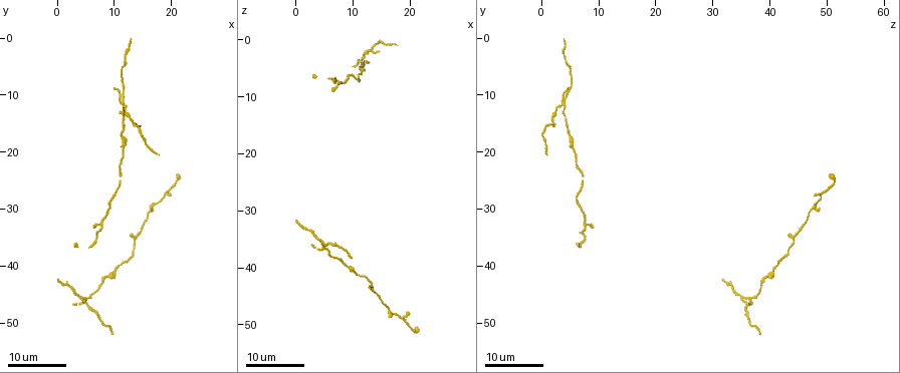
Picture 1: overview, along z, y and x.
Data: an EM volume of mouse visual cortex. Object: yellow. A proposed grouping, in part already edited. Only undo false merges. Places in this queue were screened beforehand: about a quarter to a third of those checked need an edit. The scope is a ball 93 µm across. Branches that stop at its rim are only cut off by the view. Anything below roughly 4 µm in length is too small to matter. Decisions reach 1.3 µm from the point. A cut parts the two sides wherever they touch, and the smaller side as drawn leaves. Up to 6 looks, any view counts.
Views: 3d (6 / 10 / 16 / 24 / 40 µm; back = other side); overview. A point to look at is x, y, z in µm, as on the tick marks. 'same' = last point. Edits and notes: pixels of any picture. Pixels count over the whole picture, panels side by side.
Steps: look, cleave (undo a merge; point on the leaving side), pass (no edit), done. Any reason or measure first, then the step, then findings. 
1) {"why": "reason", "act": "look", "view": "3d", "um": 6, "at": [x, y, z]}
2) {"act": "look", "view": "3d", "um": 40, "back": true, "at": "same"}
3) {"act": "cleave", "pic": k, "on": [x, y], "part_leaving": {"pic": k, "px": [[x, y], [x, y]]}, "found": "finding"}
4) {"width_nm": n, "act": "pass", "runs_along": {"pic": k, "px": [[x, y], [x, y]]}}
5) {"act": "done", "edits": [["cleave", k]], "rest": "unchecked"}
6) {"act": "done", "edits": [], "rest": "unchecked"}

{"why": "calibre changes", "act": "look", "view": "3d", "um": 24, "at": [14.0, 36.0, 44.5]}

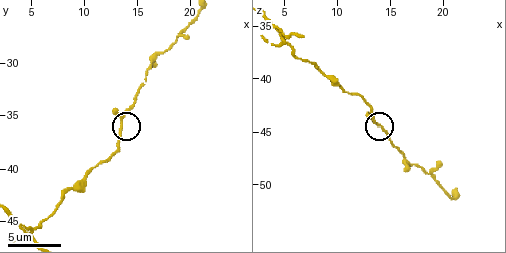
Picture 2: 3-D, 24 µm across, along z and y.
{"act": "look", "view": "3d", "um": 6, "at": [13.8, 35.8, 44.0]}

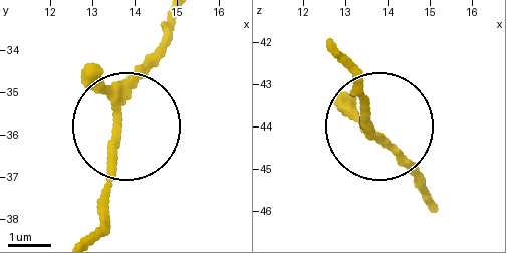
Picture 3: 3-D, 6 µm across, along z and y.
{"arms": 3, "act": "pass", "found": "one neuron here"}

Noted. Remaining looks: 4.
{"why": "calibre changes", "act": "look", "view": "3d", "um": 16, "at": [17.4, 29.0, 48.2]}

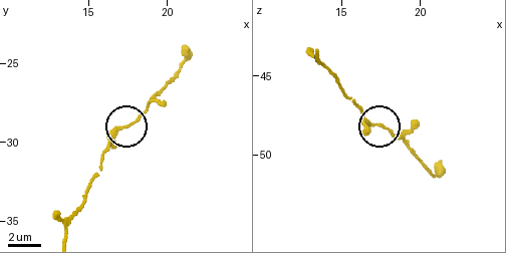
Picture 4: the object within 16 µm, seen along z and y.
{"act": "pass", "found": "one neuron here"}

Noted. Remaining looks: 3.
{"why": "a fork", "act": "look", "view": "3d", "um": 16, "at": [11.5, 11.5, 4.0]}

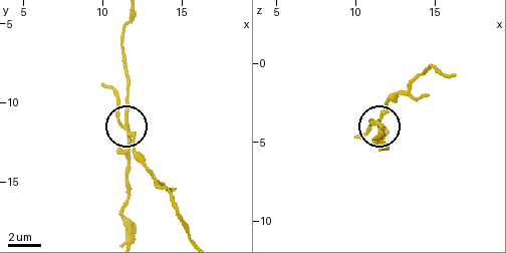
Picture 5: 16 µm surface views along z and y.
{"act": "look", "view": "3d", "um": 10, "at": "same"}

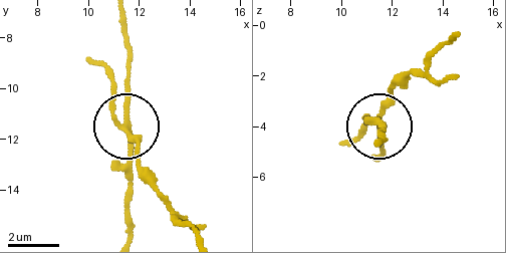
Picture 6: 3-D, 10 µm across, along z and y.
{"why": "other side", "act": "look", "view": "3d", "um": 10, "back": true, "at": "same"}

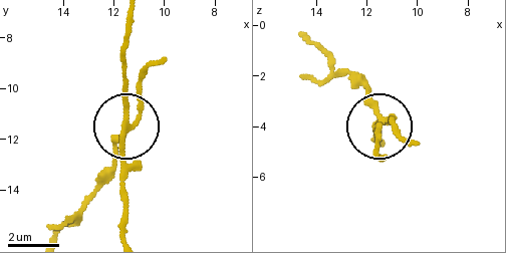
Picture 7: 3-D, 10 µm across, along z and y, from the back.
{"act": "cleave", "pic": 7, "on": [114, 148], "found": "two neurons meet here"}

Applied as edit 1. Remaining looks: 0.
{"act": "done", "edits": [["cleave", 7]], "rest": "unchecked"}

